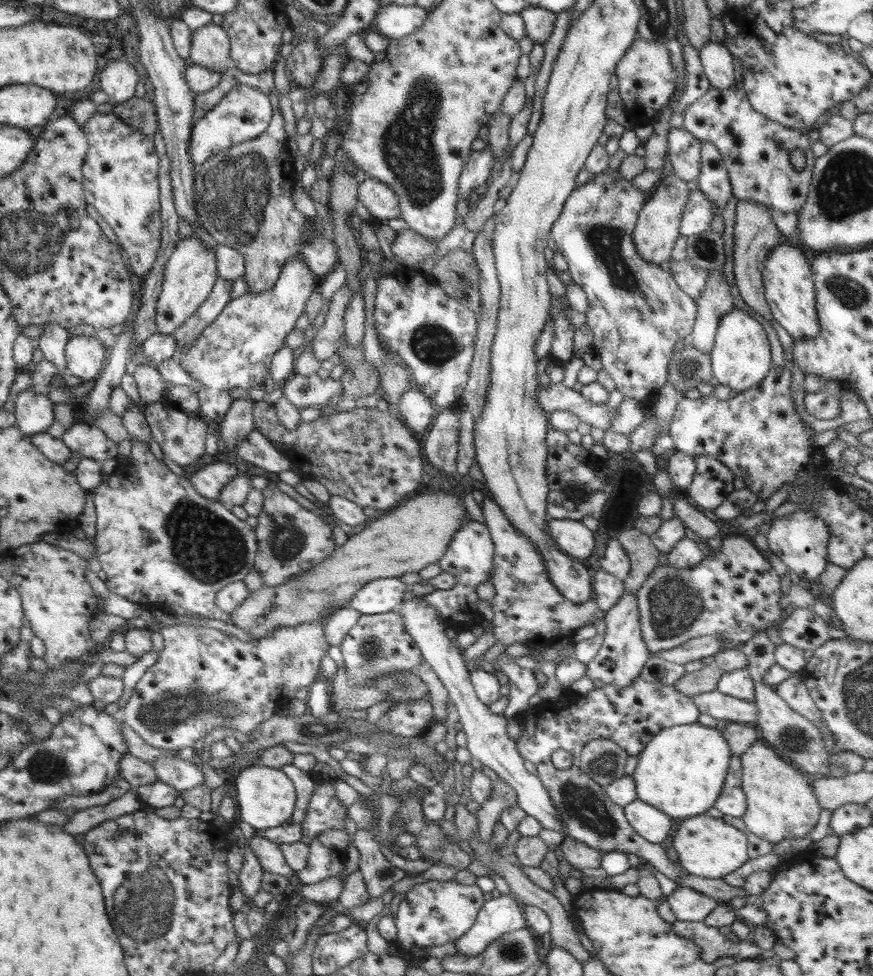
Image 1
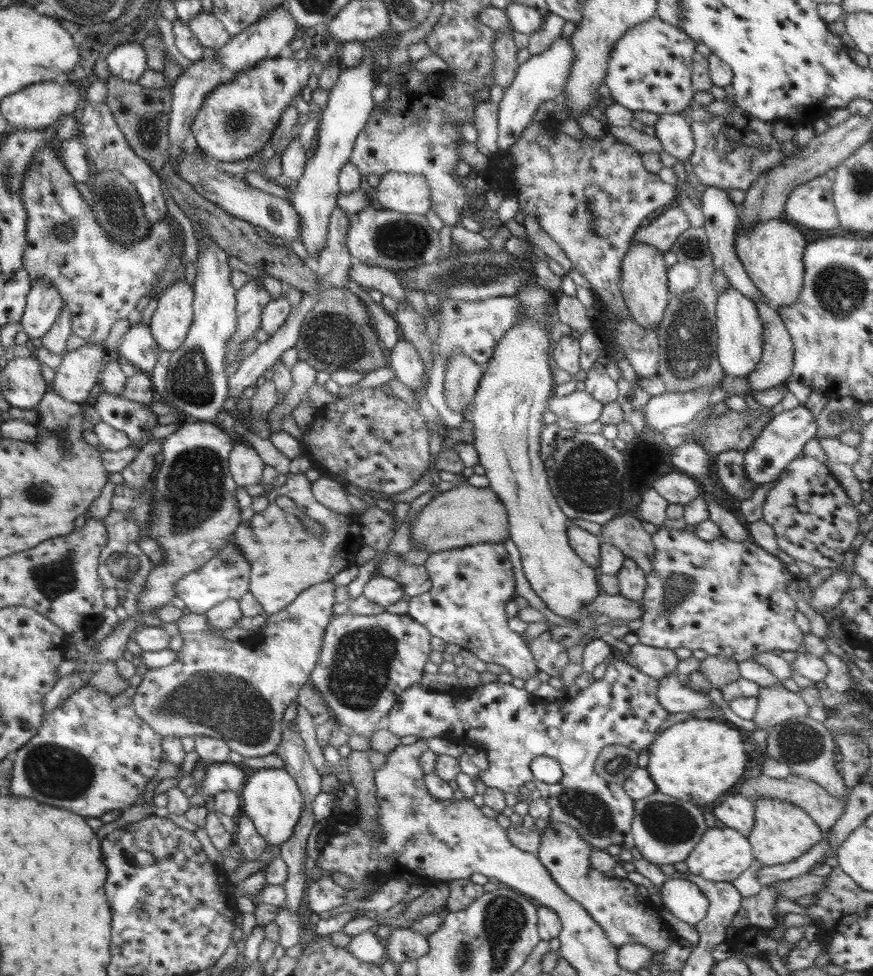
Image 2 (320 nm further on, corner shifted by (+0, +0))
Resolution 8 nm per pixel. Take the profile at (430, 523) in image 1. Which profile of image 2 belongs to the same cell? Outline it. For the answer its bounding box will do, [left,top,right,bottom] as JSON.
[412,483,510,554]

